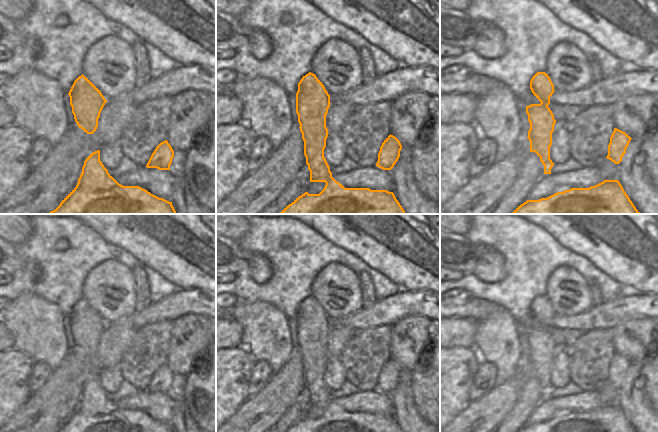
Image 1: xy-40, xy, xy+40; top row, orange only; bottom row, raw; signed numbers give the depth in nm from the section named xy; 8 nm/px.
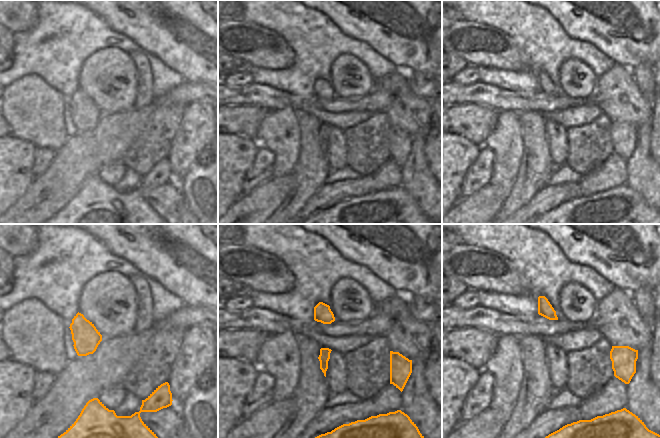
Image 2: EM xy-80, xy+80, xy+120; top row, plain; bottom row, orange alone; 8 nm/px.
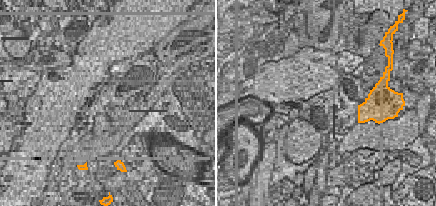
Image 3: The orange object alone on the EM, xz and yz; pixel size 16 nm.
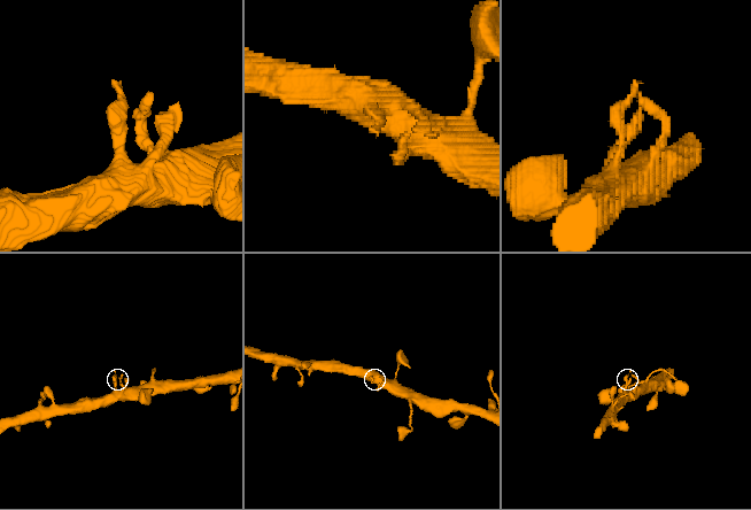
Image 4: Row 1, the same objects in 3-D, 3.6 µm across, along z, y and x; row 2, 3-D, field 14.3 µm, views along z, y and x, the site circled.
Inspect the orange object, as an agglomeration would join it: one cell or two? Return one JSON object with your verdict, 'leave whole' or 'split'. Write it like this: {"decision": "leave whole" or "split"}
{"decision": "leave whole"}

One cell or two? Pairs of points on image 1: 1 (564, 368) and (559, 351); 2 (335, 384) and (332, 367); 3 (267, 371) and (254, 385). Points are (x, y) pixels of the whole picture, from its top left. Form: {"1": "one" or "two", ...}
{"1": "one", "2": "one", "3": "one"}

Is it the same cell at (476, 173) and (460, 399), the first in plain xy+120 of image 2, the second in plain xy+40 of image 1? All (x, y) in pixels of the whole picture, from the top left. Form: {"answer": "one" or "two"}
{"answer": "two"}

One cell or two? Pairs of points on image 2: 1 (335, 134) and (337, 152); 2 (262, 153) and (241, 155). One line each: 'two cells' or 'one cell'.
1: one cell
2: two cells

